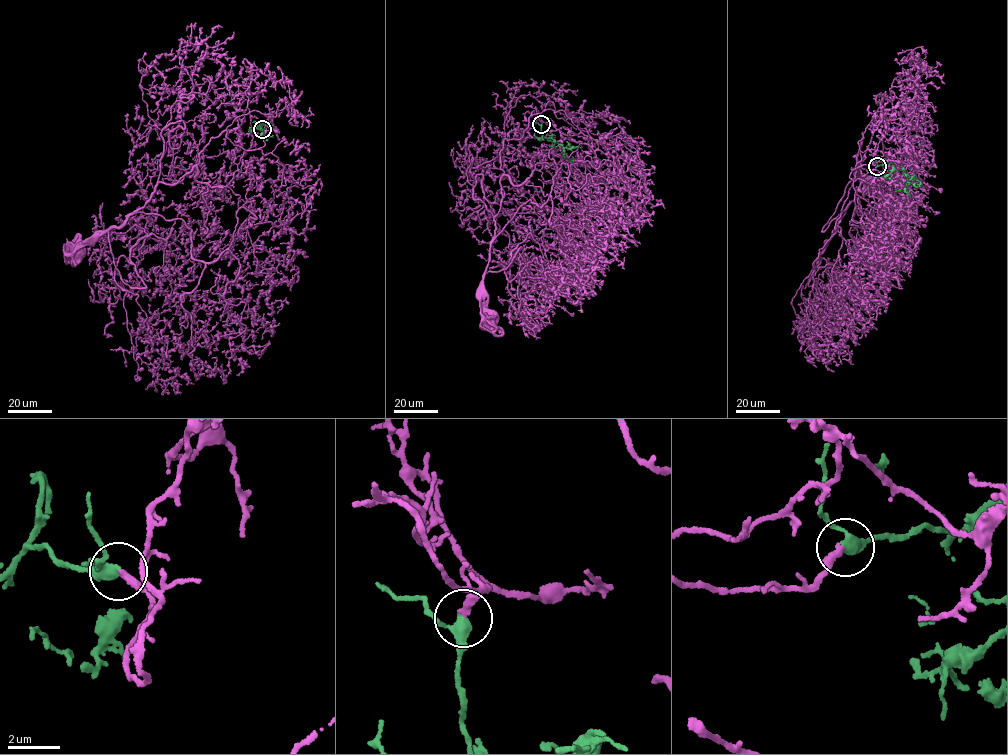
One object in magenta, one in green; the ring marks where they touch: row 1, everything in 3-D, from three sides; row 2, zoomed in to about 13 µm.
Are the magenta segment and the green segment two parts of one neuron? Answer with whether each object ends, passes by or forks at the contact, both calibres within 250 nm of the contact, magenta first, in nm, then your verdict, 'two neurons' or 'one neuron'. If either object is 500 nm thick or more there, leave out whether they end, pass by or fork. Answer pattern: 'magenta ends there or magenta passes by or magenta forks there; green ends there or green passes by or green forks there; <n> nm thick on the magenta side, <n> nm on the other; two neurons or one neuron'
magenta ends there; green passes by; 280 nm thick on the magenta side, 360 nm on the other; one neuron

